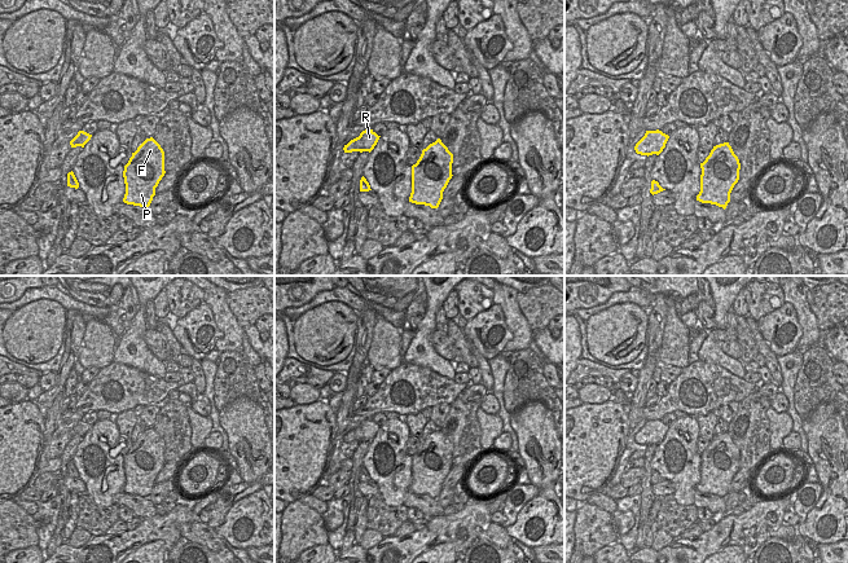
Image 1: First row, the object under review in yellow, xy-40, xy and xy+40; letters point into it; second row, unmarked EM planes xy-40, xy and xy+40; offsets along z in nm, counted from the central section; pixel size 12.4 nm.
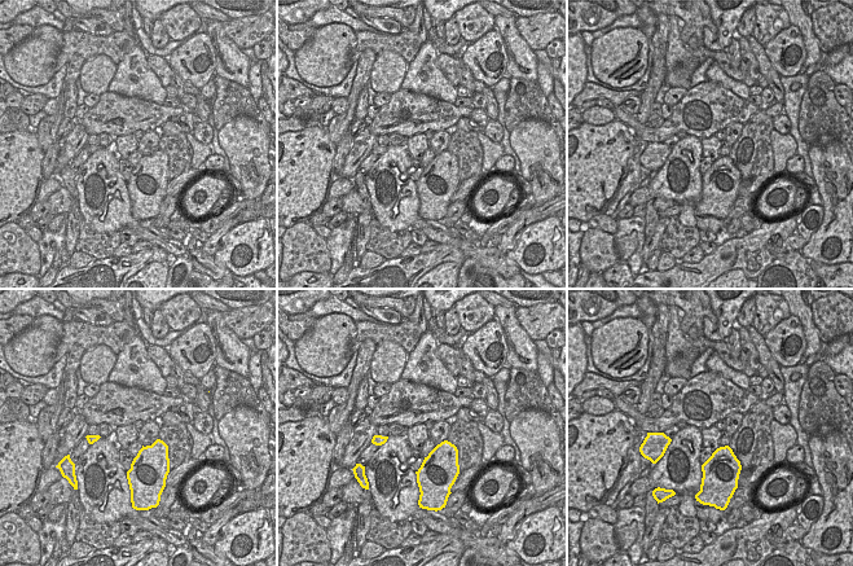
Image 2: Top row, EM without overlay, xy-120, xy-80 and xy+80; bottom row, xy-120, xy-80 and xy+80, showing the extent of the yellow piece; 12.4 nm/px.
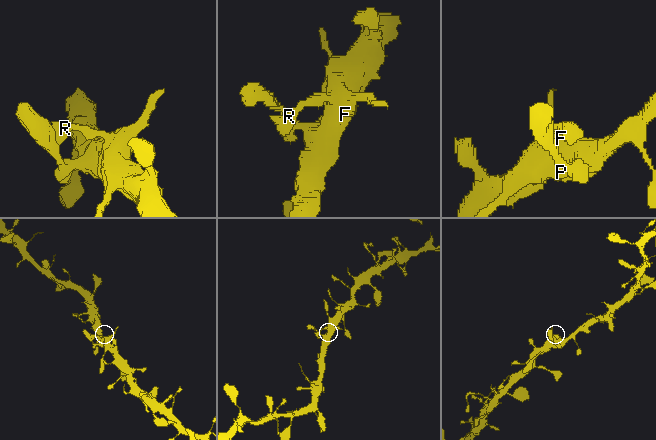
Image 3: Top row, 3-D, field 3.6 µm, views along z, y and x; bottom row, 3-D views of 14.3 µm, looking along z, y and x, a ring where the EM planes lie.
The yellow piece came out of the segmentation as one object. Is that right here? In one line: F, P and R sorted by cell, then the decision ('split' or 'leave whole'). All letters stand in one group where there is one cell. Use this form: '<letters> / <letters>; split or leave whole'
F P R; leave whole

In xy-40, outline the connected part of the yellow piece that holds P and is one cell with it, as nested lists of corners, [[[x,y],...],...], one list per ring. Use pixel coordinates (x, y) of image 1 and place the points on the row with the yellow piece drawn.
[[[146,138],[124,166],[123,177],[126,194],[123,202],[127,204],[149,207],[155,188],[164,176],[164,151],[153,138]]]

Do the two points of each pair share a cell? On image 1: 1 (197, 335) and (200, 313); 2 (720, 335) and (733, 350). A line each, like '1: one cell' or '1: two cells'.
1: one cell
2: one cell

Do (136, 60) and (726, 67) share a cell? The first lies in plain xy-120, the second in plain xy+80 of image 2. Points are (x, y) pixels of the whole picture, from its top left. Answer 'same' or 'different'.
different

